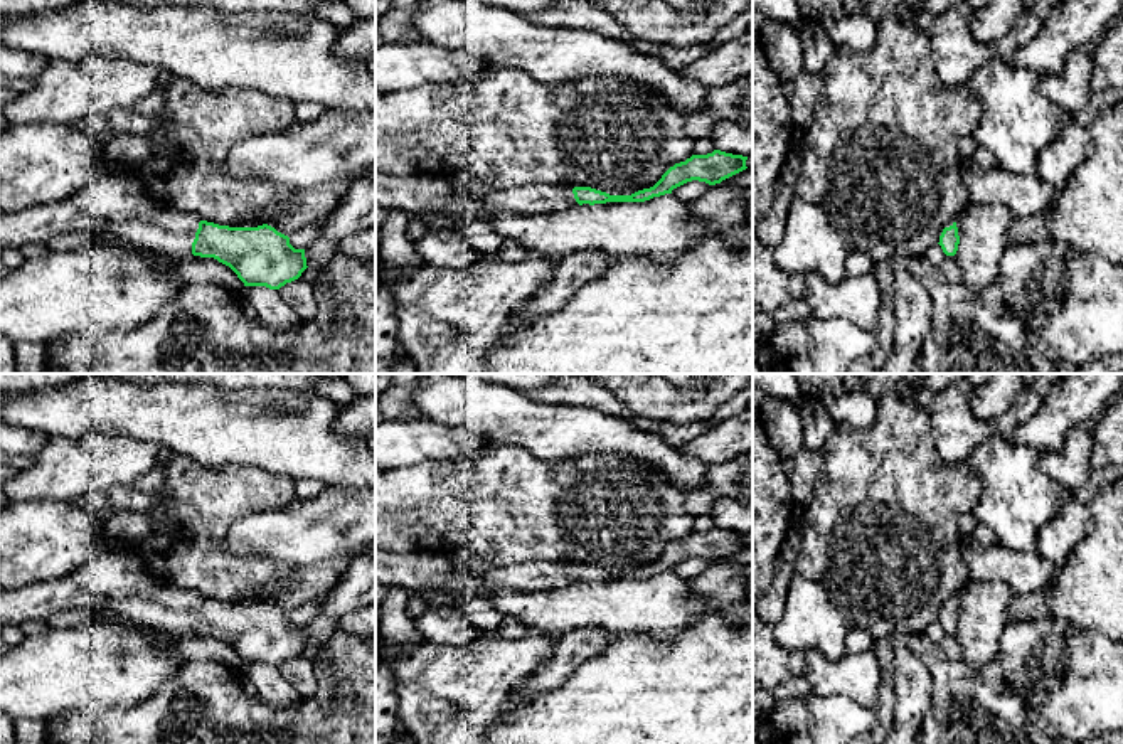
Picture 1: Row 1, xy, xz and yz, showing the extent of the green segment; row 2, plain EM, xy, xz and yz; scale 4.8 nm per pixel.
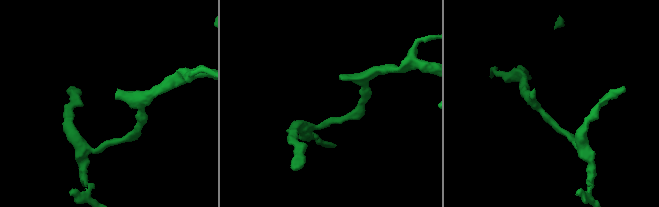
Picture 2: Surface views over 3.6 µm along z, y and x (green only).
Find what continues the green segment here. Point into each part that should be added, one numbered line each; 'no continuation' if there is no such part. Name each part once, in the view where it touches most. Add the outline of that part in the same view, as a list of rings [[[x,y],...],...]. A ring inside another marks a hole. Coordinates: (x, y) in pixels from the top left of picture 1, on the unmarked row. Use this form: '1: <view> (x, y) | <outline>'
1: xy (115, 579) | [[[108,545],[66,577],[0,589],[0,624],[17,628],[67,609],[106,608],[133,623],[192,633],[199,599],[194,591],[157,582],[136,554]]]

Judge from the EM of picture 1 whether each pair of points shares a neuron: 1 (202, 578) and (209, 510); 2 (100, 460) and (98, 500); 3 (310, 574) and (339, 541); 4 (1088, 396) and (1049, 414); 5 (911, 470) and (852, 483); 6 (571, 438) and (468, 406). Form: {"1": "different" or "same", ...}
{"1": "same", "2": "different", "3": "different", "4": "same", "5": "same", "6": "same"}

